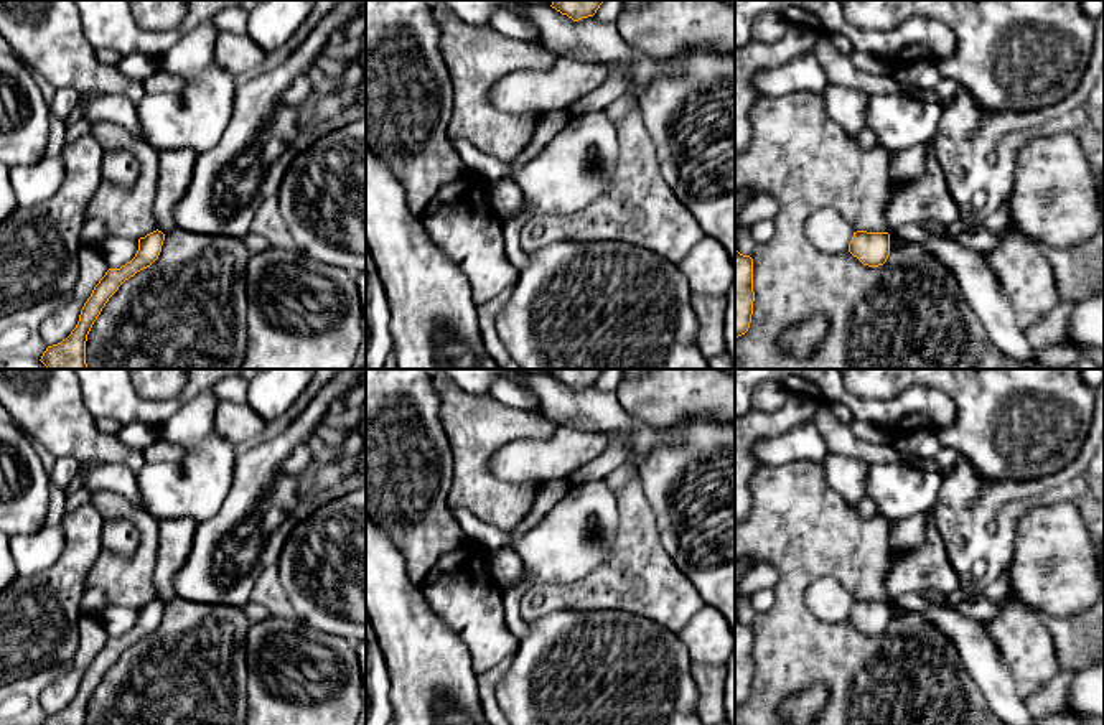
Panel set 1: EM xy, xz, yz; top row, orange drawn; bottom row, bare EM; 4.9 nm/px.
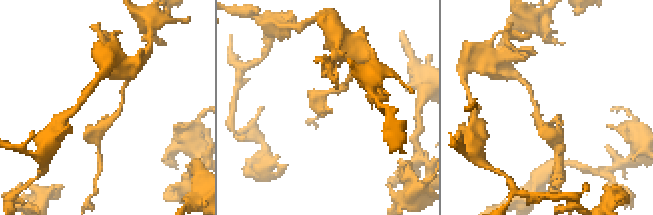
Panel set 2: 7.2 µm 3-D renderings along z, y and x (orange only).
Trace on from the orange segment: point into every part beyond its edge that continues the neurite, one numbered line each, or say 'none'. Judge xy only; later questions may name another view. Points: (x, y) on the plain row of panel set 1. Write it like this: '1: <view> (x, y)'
none

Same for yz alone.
none

